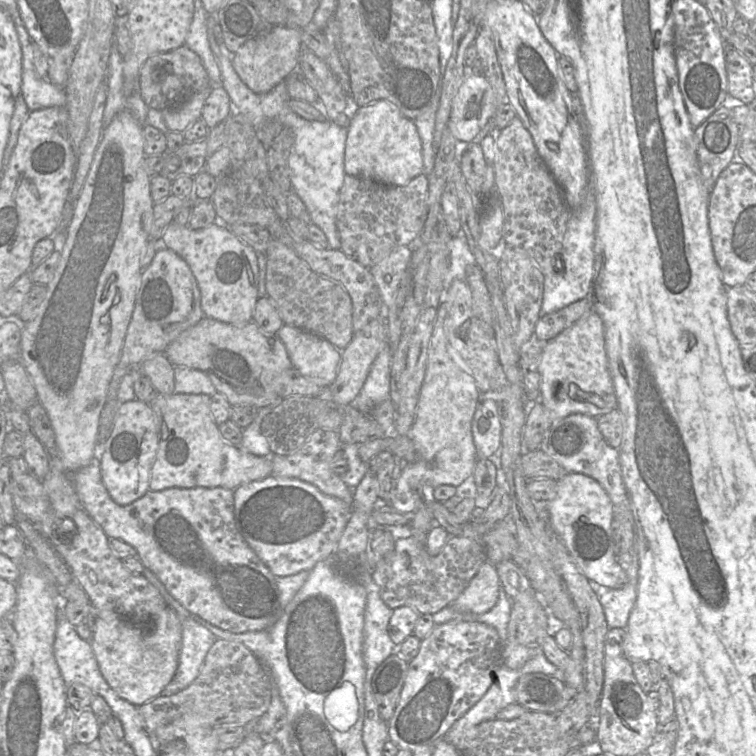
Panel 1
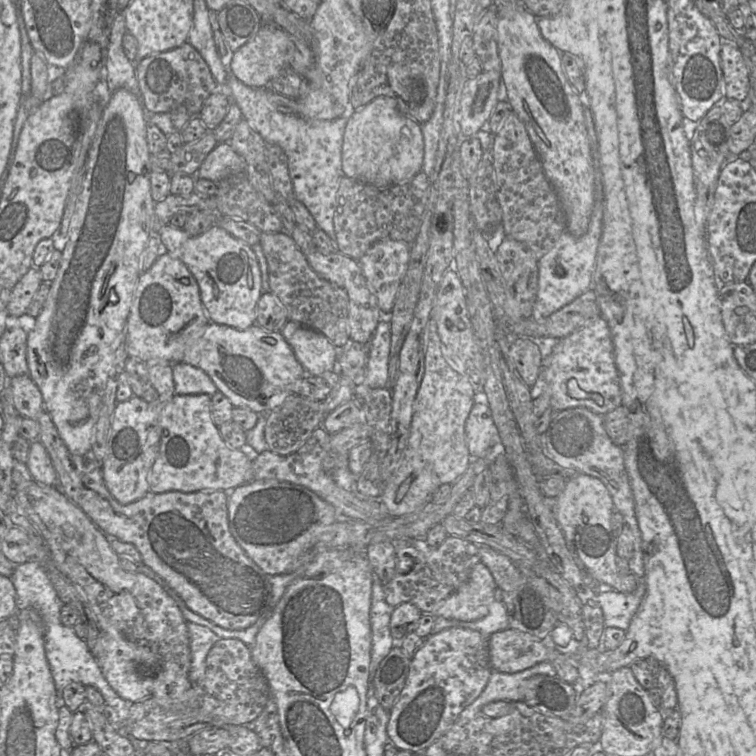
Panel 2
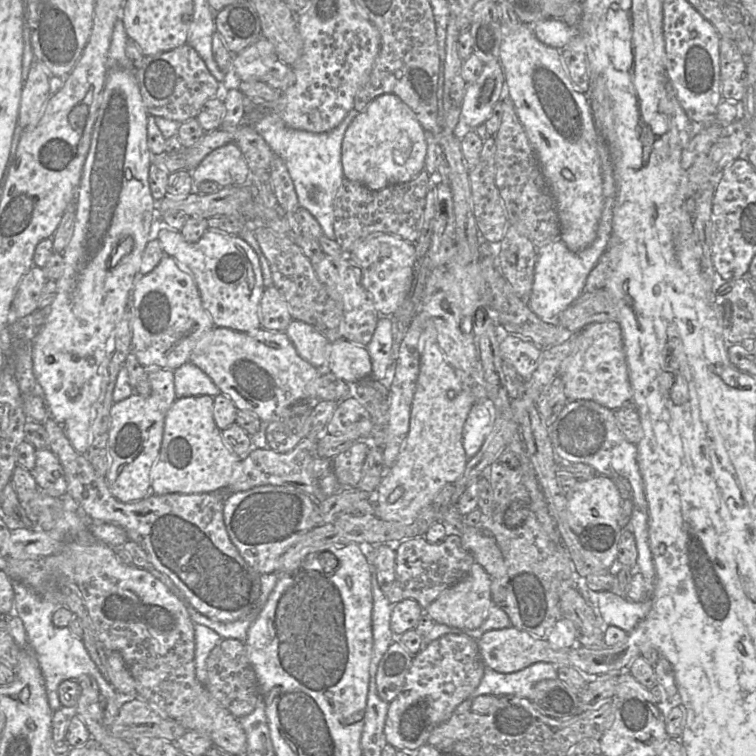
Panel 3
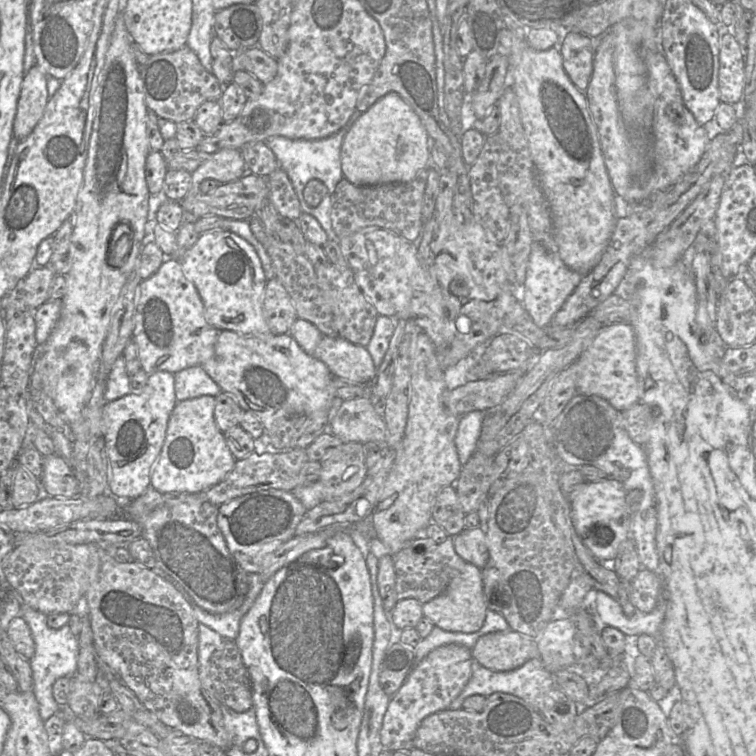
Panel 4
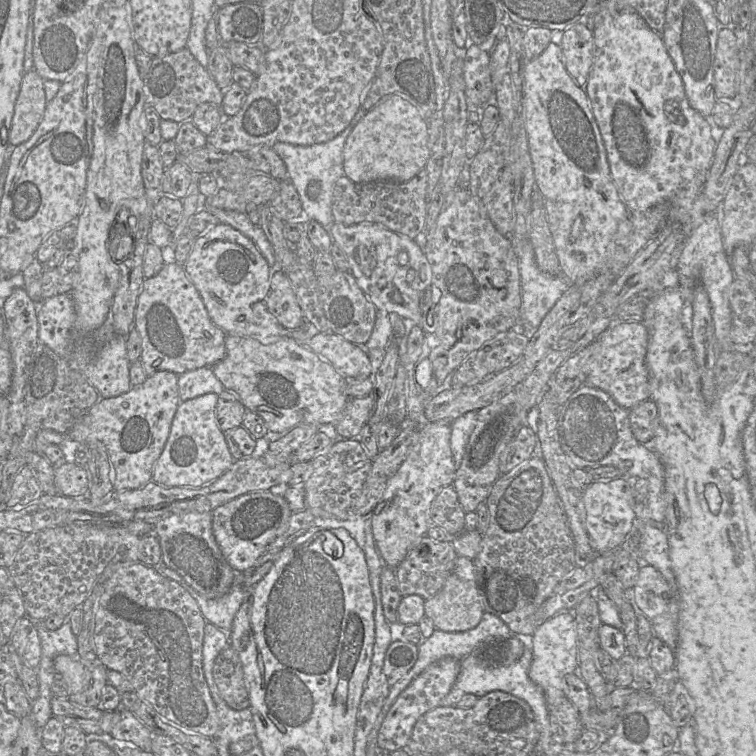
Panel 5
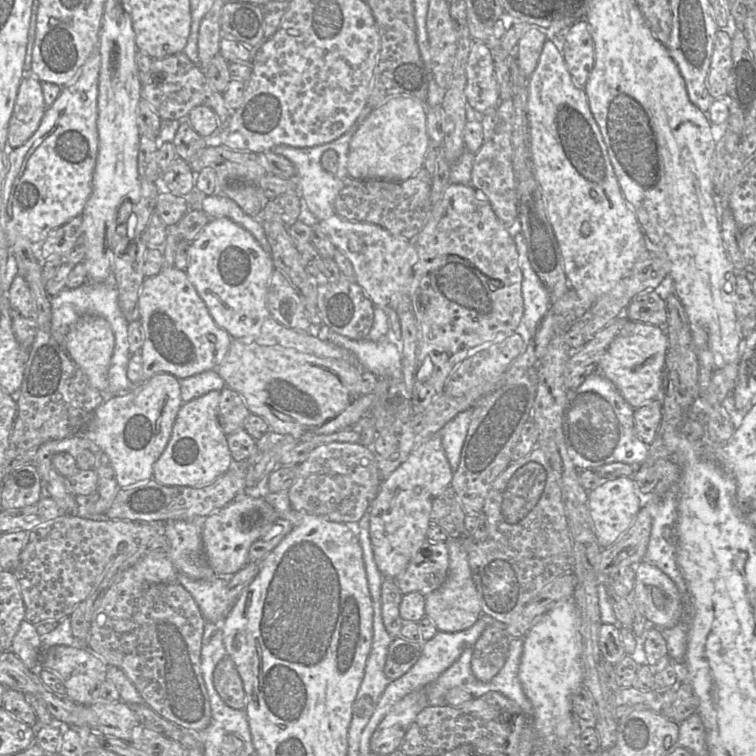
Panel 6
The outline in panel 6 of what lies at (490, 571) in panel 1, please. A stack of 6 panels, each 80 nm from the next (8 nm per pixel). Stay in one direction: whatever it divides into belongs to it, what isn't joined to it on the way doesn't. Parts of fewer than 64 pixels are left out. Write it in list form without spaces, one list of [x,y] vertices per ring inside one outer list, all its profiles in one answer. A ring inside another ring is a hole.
[[[448,539],[449,569],[445,582],[425,597],[425,617],[428,617],[438,631],[459,632],[470,628],[480,618],[481,603],[468,563],[467,552],[461,539]]]

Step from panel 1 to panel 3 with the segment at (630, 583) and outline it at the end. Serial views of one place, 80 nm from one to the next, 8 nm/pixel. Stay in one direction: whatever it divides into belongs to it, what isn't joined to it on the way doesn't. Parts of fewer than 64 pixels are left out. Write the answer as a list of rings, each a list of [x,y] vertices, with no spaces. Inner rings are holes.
[[[600,591],[597,595],[598,608],[604,623],[616,626],[628,634],[648,615],[652,606],[651,598],[632,602],[611,591]]]

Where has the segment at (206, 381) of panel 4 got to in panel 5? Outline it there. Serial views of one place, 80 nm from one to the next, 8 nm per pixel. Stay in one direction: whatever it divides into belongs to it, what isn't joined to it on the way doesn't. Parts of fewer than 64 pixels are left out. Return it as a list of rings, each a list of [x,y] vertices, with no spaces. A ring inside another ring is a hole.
[[[200,367],[177,375],[177,386],[180,402],[207,393],[219,395],[224,388],[211,367]]]

